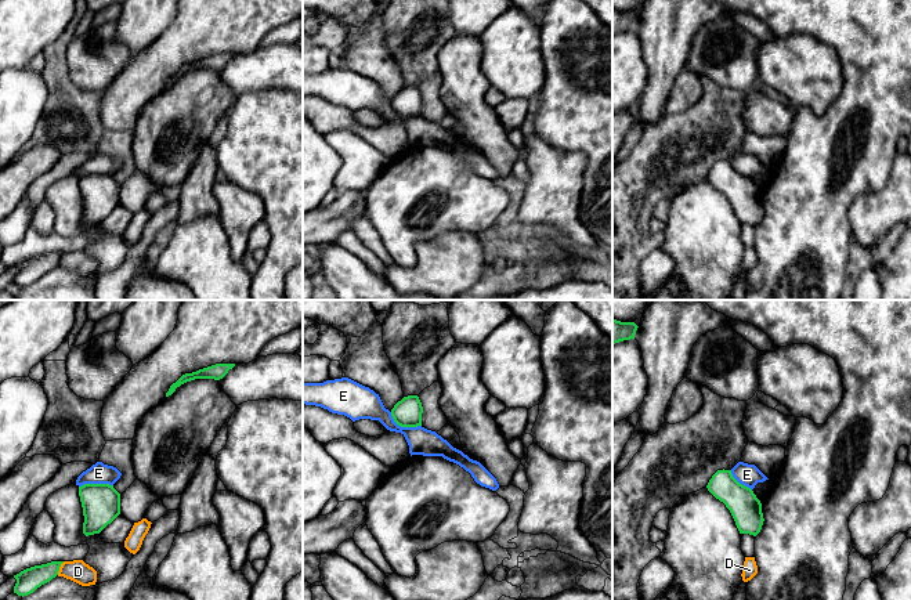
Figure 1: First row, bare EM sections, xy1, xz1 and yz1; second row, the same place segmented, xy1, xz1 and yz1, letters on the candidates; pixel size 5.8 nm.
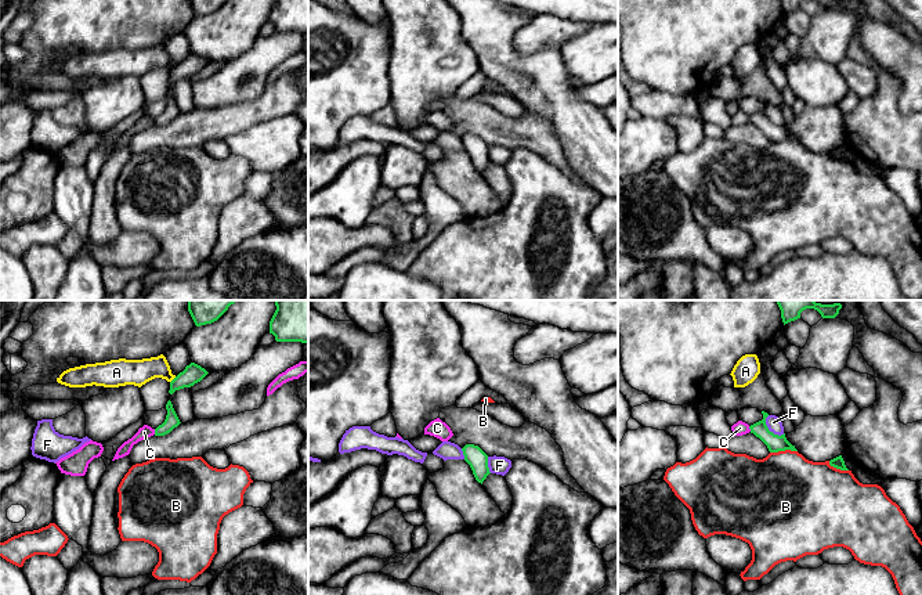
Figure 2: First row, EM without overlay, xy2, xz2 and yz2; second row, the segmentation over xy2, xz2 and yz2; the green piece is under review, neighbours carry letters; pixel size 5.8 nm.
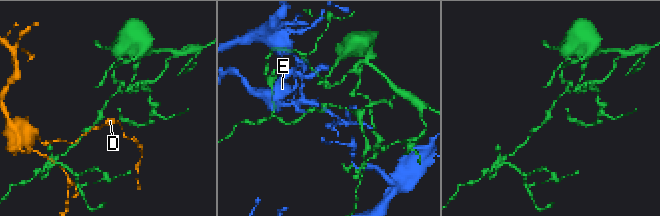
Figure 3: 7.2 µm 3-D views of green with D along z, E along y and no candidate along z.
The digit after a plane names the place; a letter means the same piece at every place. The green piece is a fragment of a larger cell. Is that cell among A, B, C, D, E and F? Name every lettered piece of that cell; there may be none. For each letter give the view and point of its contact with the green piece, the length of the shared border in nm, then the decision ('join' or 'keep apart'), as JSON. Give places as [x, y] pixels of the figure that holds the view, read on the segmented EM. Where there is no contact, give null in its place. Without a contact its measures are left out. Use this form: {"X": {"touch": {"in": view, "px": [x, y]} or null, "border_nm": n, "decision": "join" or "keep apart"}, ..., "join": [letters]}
{"A": {"touch": {"in": "xy2", "px": [173, 379]}, "border_nm": 50, "decision": "keep apart"}, "B": {"touch": {"in": "yz2", "px": [783, 450]}, "border_nm": 160, "decision": "keep apart"}, "C": {"touch": {"in": "xy2", "px": [155, 432]}, "border_nm": 30, "decision": "join"}, "D": {"touch": {"in": "xy1", "px": [58, 568]}, "border_nm": 90, "decision": "keep apart"}, "E": {"touch": {"in": "xz1", "px": [404, 426]}, "border_nm": 200, "decision": "keep apart"}, "F": {"touch": {"in": "yz2", "px": [772, 432]}, "border_nm": 150, "decision": "keep apart"}, "join": ["C"]}

